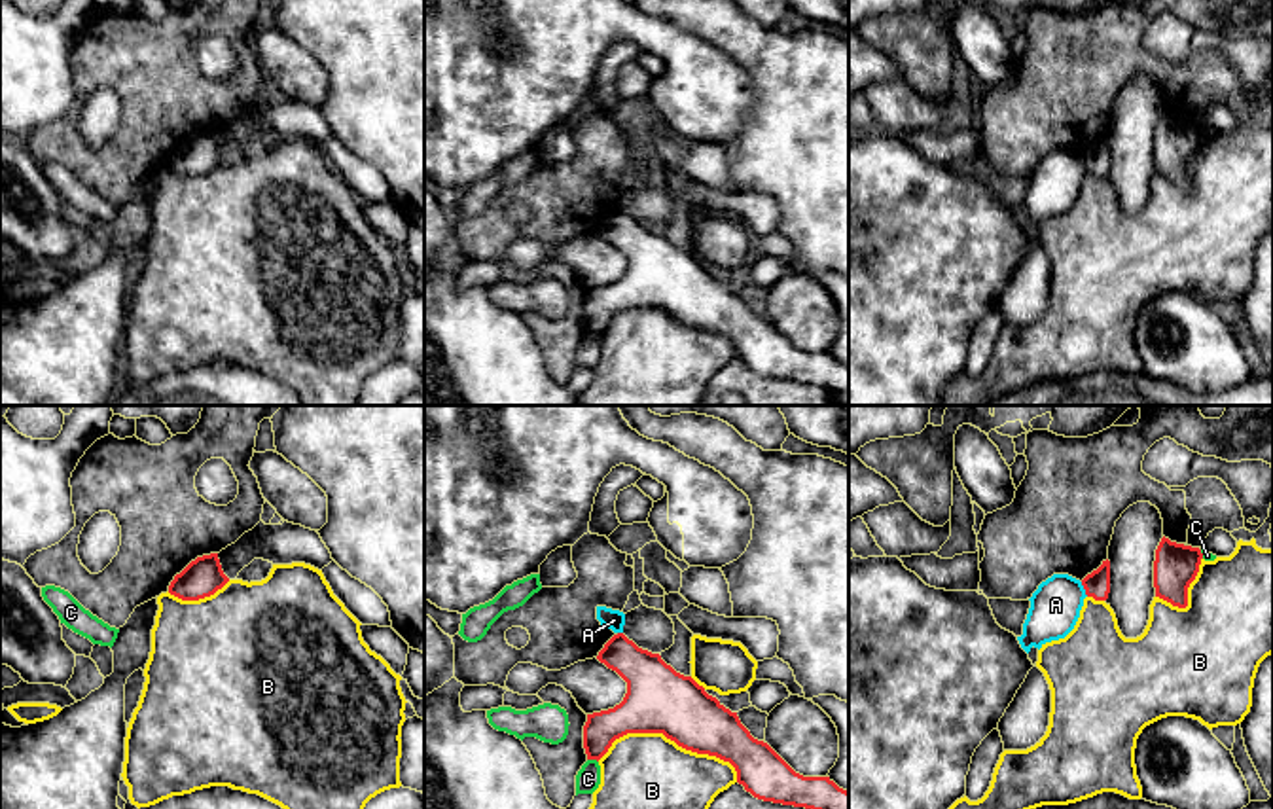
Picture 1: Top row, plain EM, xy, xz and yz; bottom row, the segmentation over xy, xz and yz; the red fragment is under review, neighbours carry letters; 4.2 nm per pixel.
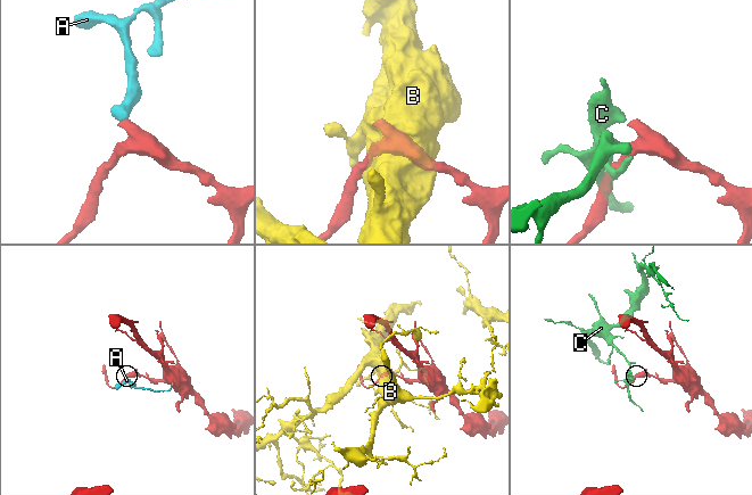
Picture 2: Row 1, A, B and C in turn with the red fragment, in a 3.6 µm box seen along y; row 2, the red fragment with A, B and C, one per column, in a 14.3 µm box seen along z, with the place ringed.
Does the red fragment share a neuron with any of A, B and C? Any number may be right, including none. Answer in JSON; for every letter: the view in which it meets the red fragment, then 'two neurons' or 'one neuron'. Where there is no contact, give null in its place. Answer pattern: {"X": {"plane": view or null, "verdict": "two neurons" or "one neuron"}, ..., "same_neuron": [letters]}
{"A": {"plane": "yz", "verdict": "two neurons"}, "B": {"plane": "xz", "verdict": "two neurons"}, "C": {"plane": "xz", "verdict": "two neurons"}, "same_neuron": []}

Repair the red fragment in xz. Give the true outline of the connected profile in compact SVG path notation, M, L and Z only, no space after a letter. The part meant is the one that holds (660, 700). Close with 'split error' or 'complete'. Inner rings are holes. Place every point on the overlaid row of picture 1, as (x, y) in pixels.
M618 633L597 659L627 682L627 693L614 709L587 714L587 760L599 762L627 733L663 733L686 750L729 762L737 782L758 800L805 809L849 809L847 790L830 777L796 773L767 743L750 735L737 712L691 676L676 673L659 654Z; complete

